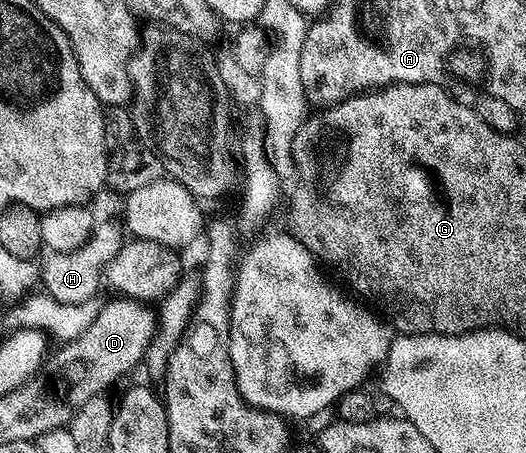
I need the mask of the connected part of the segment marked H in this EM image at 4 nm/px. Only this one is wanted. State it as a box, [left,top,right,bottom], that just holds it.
[40,220,124,305]

